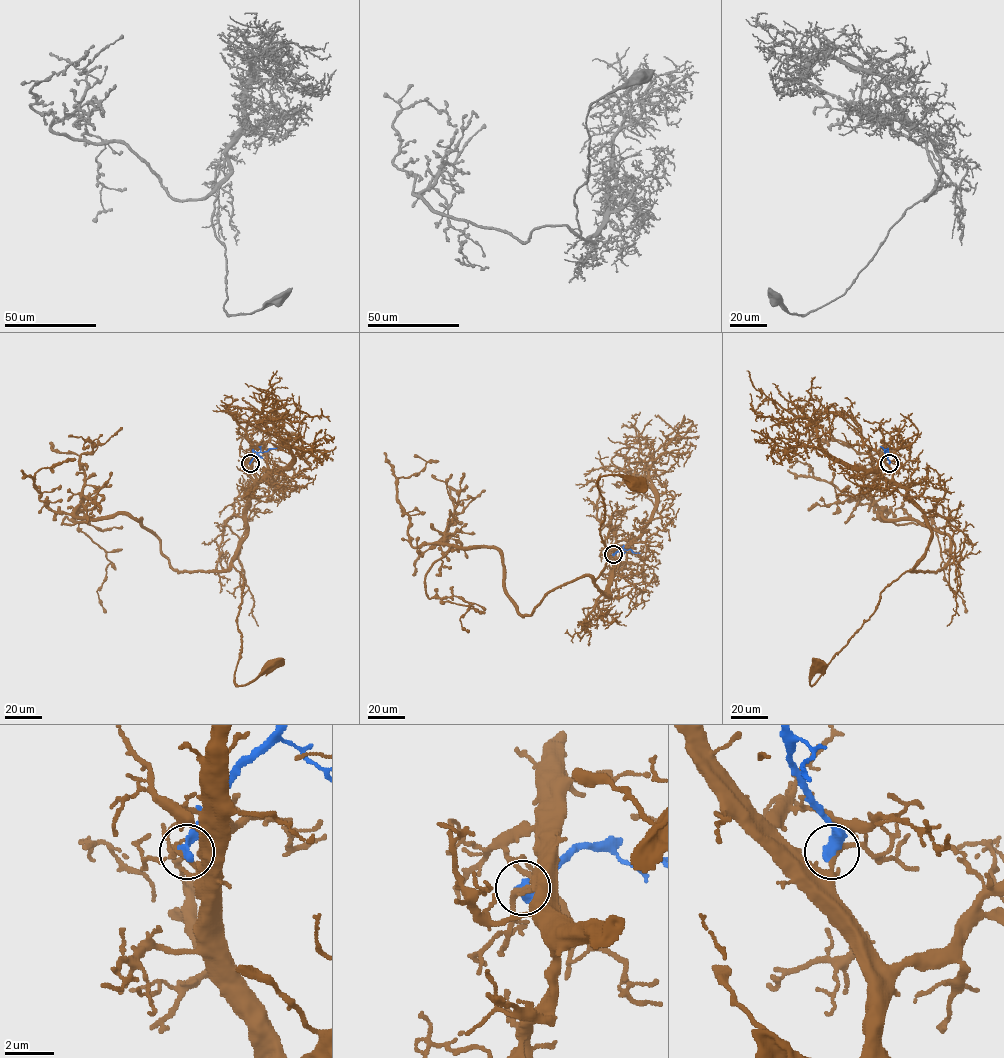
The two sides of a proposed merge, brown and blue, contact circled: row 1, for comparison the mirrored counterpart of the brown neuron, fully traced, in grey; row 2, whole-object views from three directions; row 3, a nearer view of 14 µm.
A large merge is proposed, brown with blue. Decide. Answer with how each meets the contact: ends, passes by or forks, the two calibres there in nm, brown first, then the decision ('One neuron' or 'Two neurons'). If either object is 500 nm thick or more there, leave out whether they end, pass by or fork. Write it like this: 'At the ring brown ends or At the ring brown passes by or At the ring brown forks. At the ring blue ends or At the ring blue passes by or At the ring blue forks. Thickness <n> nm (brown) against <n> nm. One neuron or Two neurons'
At the ring brown passes by. At the ring blue ends. Thickness 200 nm (brown) against 420 nm. Two neurons

